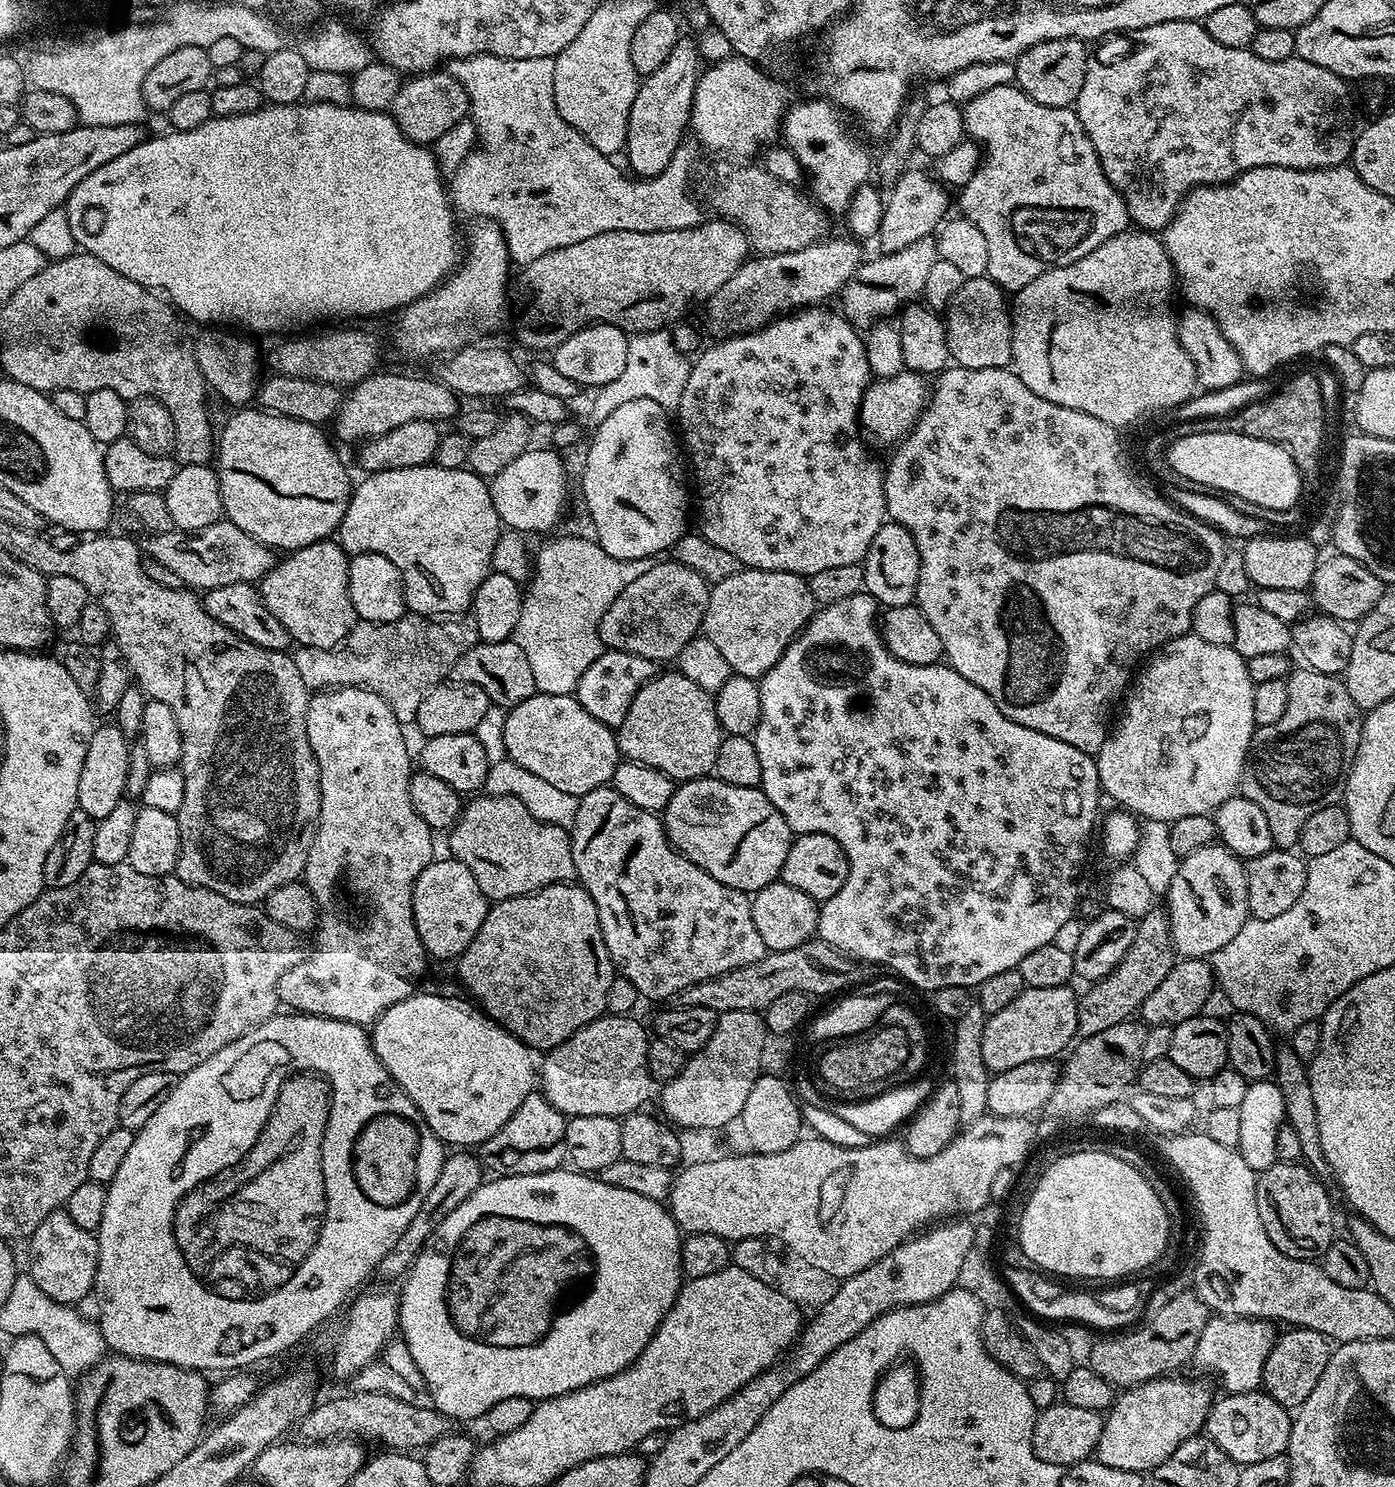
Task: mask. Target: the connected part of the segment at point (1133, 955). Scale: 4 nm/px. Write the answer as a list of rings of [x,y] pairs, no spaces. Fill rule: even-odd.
[[[1153,907],[1145,916],[1139,917],[1134,934],[1134,942],[1130,942],[1130,950],[1126,950],[1124,961],[1106,978],[1095,981],[1088,993],[1079,997],[1076,1006],[1078,1018],[1077,1033],[1081,1037],[1102,1034],[1102,1030],[1110,1030],[1110,1026],[1118,1026],[1118,1022],[1135,1017],[1140,1011],[1142,1002],[1162,986],[1166,974],[1170,974],[1172,965],[1177,963],[1178,953],[1172,946],[1172,935],[1168,925],[1168,914],[1163,907]]]

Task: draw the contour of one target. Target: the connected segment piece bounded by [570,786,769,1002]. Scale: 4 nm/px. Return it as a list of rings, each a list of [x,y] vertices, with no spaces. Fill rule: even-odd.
[[[605,786],[602,788],[595,788],[590,790],[584,796],[579,797],[580,805],[577,810],[577,817],[574,818],[573,826],[570,829],[570,835],[572,838],[572,857],[574,858],[574,866],[576,867],[575,879],[578,881],[580,887],[586,889],[590,894],[590,898],[594,898],[594,906],[598,906],[598,918],[600,919],[600,925],[602,926],[602,934],[604,935],[604,941],[606,942],[606,950],[610,954],[615,971],[621,976],[625,976],[630,982],[634,982],[634,986],[640,992],[641,997],[647,998],[648,996],[652,1000],[664,1000],[660,1002],[668,1002],[671,996],[674,998],[679,997],[681,993],[687,991],[688,988],[695,984],[706,982],[708,979],[713,979],[715,976],[726,974],[728,971],[734,970],[736,967],[748,966],[750,963],[758,962],[759,959],[769,953],[768,948],[762,942],[762,938],[758,935],[758,926],[754,926],[754,914],[752,913],[752,896],[749,893],[738,890],[737,888],[731,888],[726,886],[722,882],[718,882],[718,878],[714,878],[710,874],[706,874],[706,870],[702,870],[694,862],[690,862],[690,858],[686,858],[681,852],[676,849],[670,841],[668,841],[668,835],[664,832],[664,821],[659,815],[650,810],[642,810],[642,806],[634,806],[634,802],[630,802],[627,798],[622,798],[622,794],[618,794],[616,789],[611,786]]]

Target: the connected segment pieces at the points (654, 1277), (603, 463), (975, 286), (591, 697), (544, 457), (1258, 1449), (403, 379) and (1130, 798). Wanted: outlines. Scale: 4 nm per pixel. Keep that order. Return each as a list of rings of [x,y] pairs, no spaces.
[[[579,1170],[564,1171],[485,1179],[461,1205],[455,1206],[440,1220],[408,1269],[403,1281],[404,1293],[398,1296],[398,1332],[404,1335],[408,1356],[432,1395],[431,1407],[454,1422],[483,1417],[484,1412],[490,1410],[494,1402],[502,1402],[502,1398],[530,1398],[533,1402],[549,1400],[626,1370],[640,1357],[662,1318],[674,1306],[682,1283],[682,1232],[667,1207],[661,1201],[610,1186],[595,1175]]]
[[[634,398],[629,402],[624,402],[623,405],[618,407],[604,422],[593,431],[592,442],[588,448],[586,454],[586,460],[584,462],[584,470],[582,472],[582,494],[594,526],[594,538],[598,544],[600,544],[606,554],[610,554],[612,558],[622,558],[623,560],[642,560],[655,557],[654,554],[658,554],[666,549],[668,551],[675,547],[677,541],[681,539],[687,531],[686,522],[688,520],[688,496],[690,500],[690,490],[686,488],[686,480],[684,478],[684,472],[686,476],[686,470],[682,468],[680,462],[680,456],[682,460],[682,454],[680,446],[672,425],[668,420],[669,413],[662,405],[650,400],[650,398]]]
[[[987,275],[970,276],[948,301],[943,317],[948,355],[953,365],[970,370],[1007,368],[1012,362],[1012,314],[1004,289]]]
[[[611,650],[601,651],[600,656],[590,667],[586,674],[578,678],[578,686],[574,690],[577,702],[598,722],[602,722],[608,728],[619,729],[620,724],[626,718],[626,710],[630,710],[630,702],[651,680],[657,679],[658,664],[650,658],[639,657],[638,654],[617,652]]]
[[[548,446],[536,447],[529,447],[490,480],[494,510],[498,510],[501,521],[509,529],[523,534],[550,531],[559,522],[568,500],[568,476],[560,461],[561,453]]]
[[[1263,1390],[1224,1394],[1213,1403],[1208,1412],[1206,1434],[1226,1454],[1241,1466],[1254,1462],[1266,1462],[1266,1458],[1283,1456],[1288,1451],[1293,1413],[1283,1408]]]
[[[380,372],[367,376],[352,392],[343,397],[339,412],[334,417],[337,441],[356,440],[381,436],[406,422],[415,420],[450,421],[457,415],[458,397],[441,380],[424,376],[403,376],[400,372]]]
[[[1191,634],[1179,636],[1177,640],[1168,641],[1139,669],[1134,680],[1134,687],[1127,693],[1126,703],[1123,705],[1123,708],[1125,707],[1124,713],[1121,714],[1120,721],[1118,721],[1118,716],[1114,727],[1108,733],[1106,742],[1102,742],[1102,750],[1095,753],[1094,759],[1103,795],[1107,799],[1109,796],[1110,799],[1117,800],[1120,803],[1117,805],[1121,809],[1127,810],[1133,816],[1144,820],[1171,822],[1178,818],[1187,818],[1190,814],[1215,813],[1216,808],[1222,806],[1222,802],[1226,802],[1226,798],[1237,795],[1240,787],[1240,777],[1243,776],[1244,766],[1248,762],[1248,748],[1252,744],[1252,735],[1257,730],[1254,722],[1254,690],[1252,686],[1253,682],[1248,673],[1248,662],[1236,653],[1235,648],[1227,644],[1202,642],[1202,638]]]

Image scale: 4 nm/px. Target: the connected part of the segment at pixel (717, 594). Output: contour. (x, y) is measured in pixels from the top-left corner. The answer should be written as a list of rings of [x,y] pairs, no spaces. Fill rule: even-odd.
[[[744,568],[734,578],[726,578],[726,582],[711,585],[709,604],[706,606],[703,635],[708,637],[718,651],[730,662],[733,673],[759,681],[778,662],[778,658],[787,650],[791,640],[795,640],[805,624],[812,619],[814,613],[808,608],[810,586],[805,577],[793,572],[767,572],[761,568]]]

